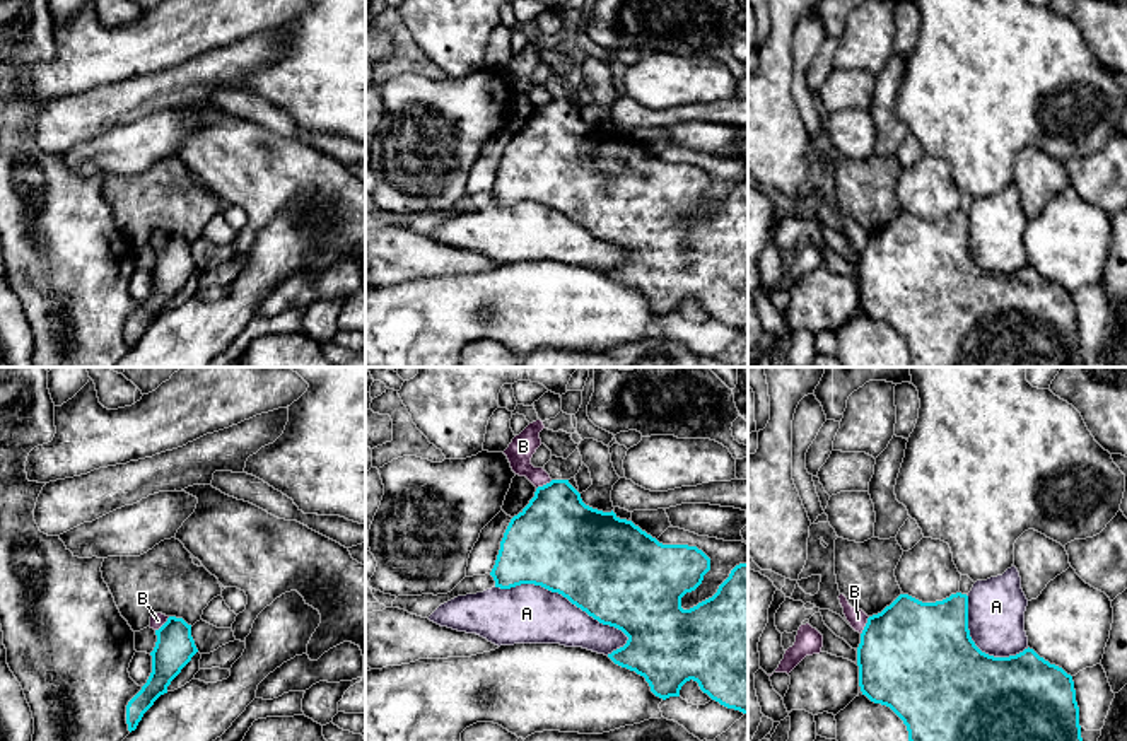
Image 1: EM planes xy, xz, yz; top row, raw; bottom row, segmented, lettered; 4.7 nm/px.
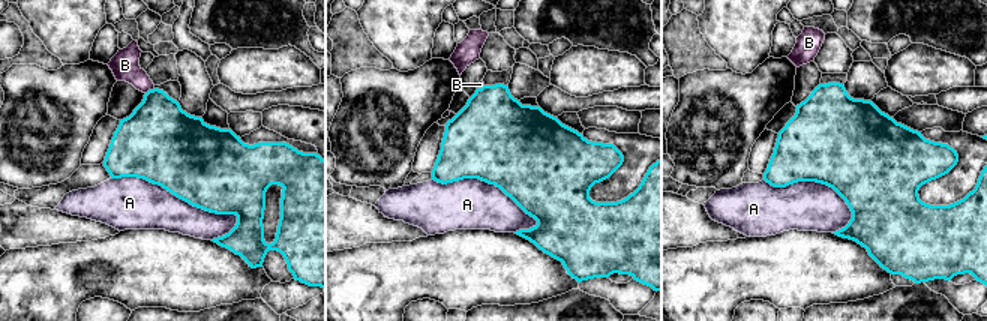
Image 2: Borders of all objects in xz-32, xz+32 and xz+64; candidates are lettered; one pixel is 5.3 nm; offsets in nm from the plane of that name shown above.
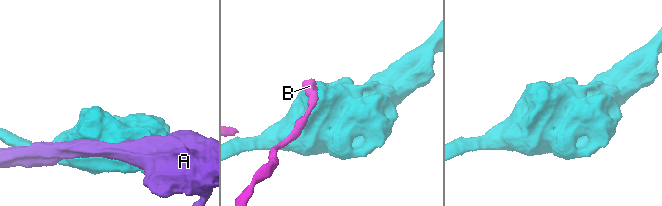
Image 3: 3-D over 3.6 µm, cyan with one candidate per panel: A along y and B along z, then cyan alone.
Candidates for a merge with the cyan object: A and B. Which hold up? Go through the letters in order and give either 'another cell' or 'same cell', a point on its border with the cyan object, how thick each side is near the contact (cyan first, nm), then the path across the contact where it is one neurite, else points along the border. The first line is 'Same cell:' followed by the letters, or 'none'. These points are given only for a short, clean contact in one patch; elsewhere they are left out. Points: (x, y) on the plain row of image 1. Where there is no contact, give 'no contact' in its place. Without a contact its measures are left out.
Same cell: none
A: another cell; contact xz (562, 212); calibres 460 and 280 nm
B: another cell; contact yz (866, 243); calibres 500 and 90 nm; border yz (870, 234), (861, 251)

